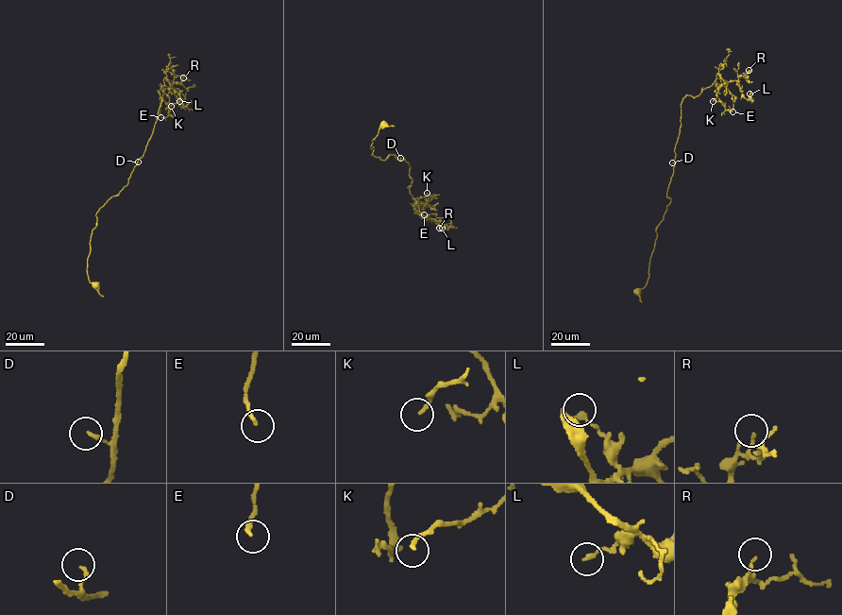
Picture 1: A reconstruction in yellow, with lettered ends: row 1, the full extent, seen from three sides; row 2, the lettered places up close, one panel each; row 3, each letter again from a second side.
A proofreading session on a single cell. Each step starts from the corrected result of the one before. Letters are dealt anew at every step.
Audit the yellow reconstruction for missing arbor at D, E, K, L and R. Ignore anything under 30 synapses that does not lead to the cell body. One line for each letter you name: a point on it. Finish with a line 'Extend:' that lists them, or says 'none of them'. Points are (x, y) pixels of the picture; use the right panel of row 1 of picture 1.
Extend: none of them

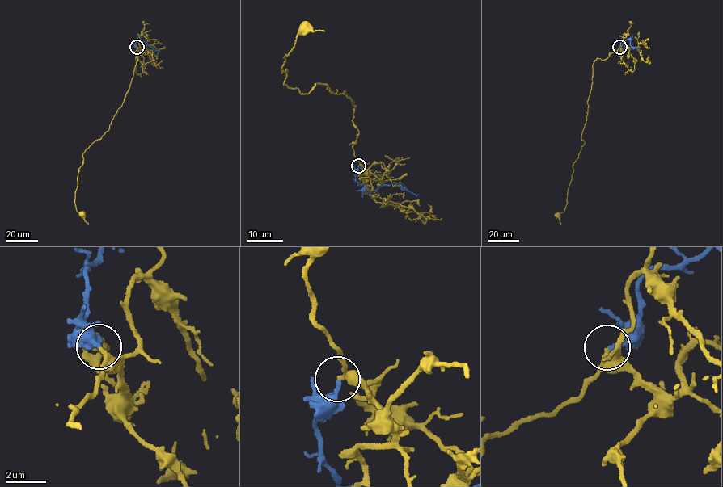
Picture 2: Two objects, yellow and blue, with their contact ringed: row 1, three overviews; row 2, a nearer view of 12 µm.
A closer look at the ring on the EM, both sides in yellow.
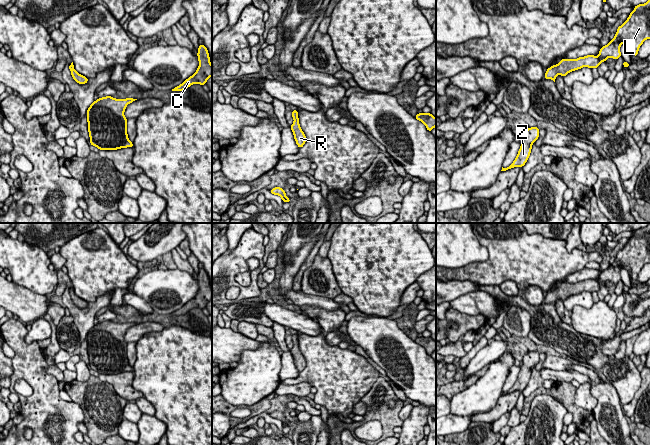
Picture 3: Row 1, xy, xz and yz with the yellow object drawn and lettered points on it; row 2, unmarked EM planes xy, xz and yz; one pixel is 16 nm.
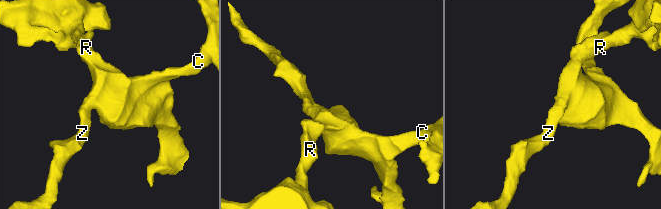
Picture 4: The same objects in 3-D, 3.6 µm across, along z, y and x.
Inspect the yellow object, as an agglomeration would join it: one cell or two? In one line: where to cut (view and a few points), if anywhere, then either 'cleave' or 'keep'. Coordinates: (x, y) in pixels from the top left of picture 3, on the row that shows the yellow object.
no cut | keep

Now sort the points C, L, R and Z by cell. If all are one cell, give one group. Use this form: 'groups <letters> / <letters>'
groups C L R Z

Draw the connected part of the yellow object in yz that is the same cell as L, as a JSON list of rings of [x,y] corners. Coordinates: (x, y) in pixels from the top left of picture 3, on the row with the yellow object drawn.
[[[650,0],[644,4],[634,7],[627,20],[618,27],[615,37],[609,43],[601,47],[598,56],[587,55],[577,59],[561,59],[557,65],[547,68],[545,79],[552,79],[554,82],[557,75],[566,76],[571,71],[583,67],[598,68],[601,62],[608,58],[617,60],[621,57],[620,46],[629,42],[632,54],[637,57],[640,46],[647,39],[650,39]]]

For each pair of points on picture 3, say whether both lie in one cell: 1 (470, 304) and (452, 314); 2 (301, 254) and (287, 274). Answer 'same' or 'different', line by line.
1: different
2: same

